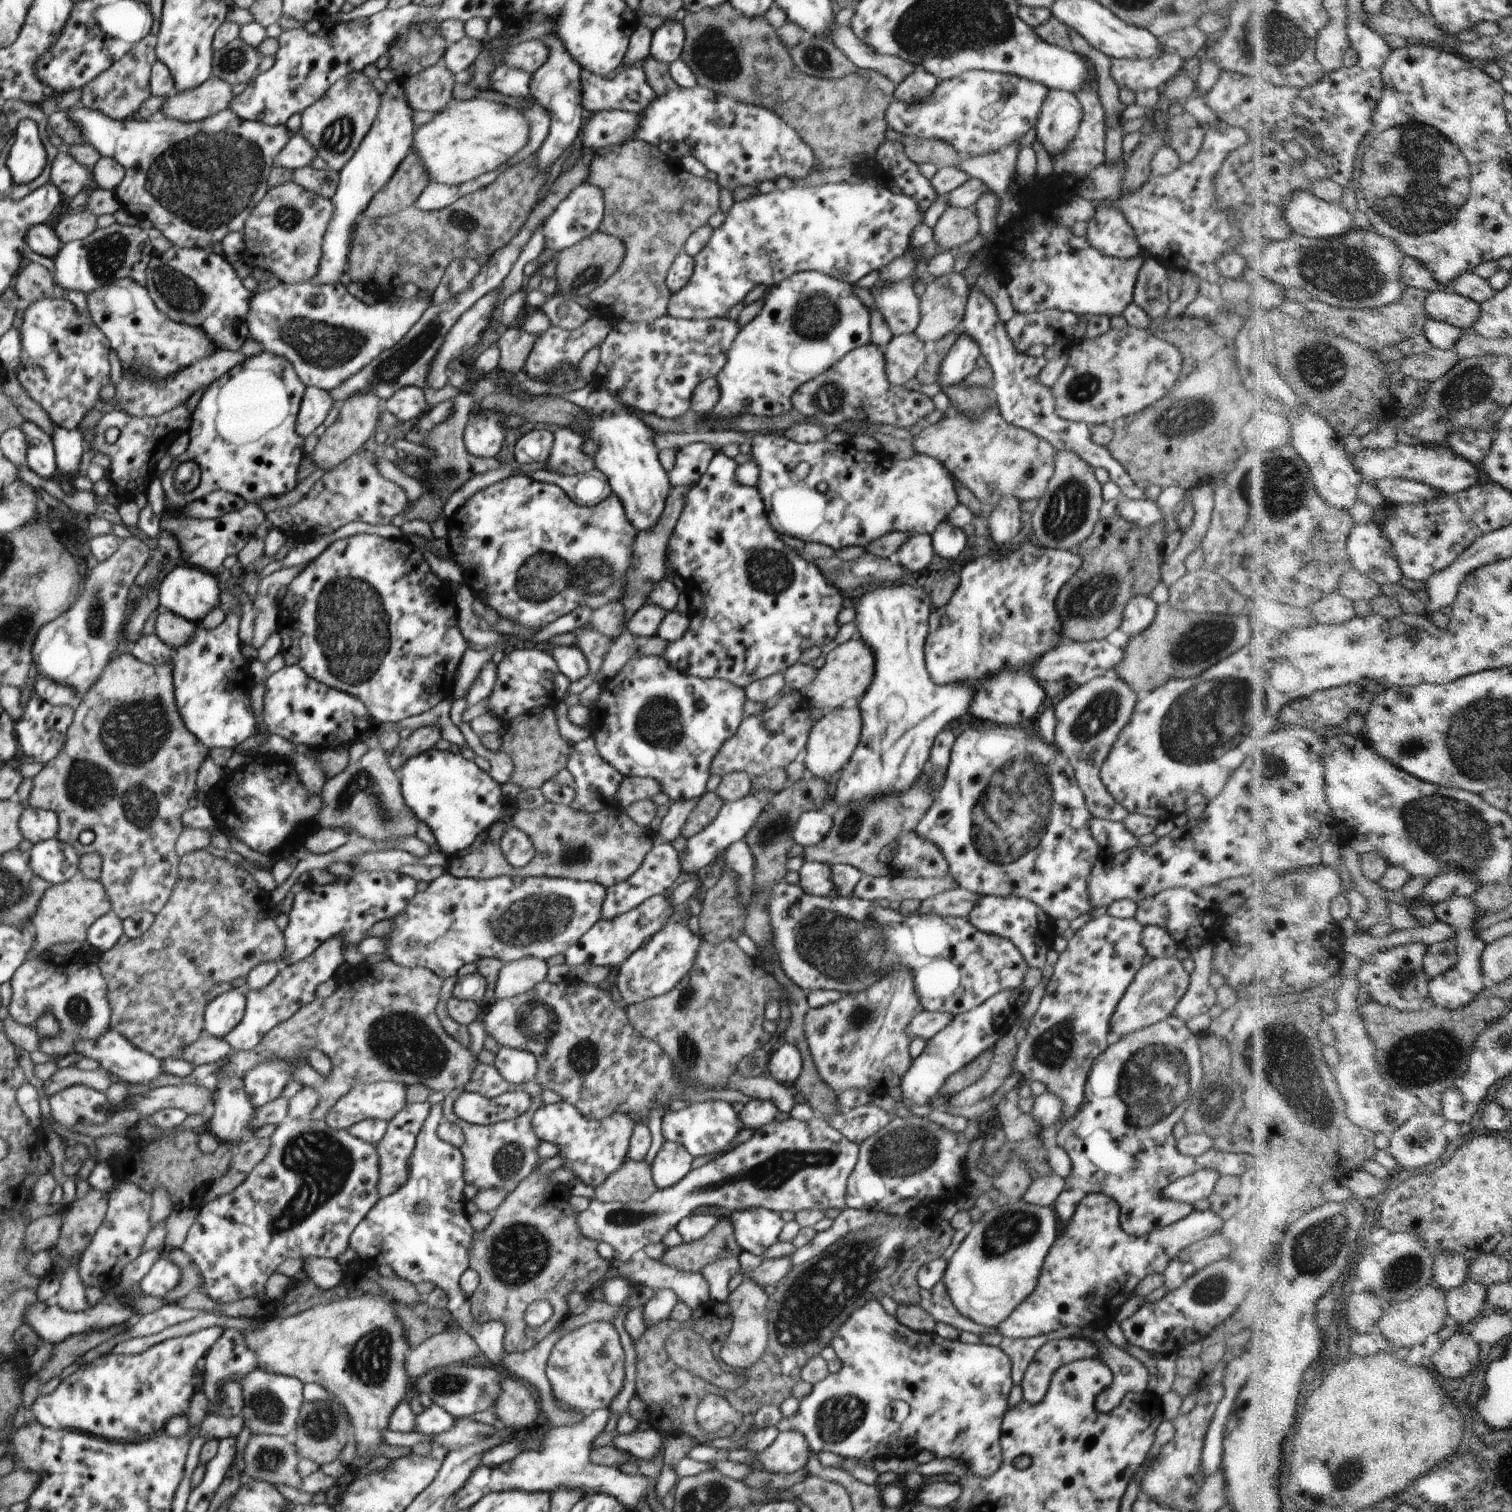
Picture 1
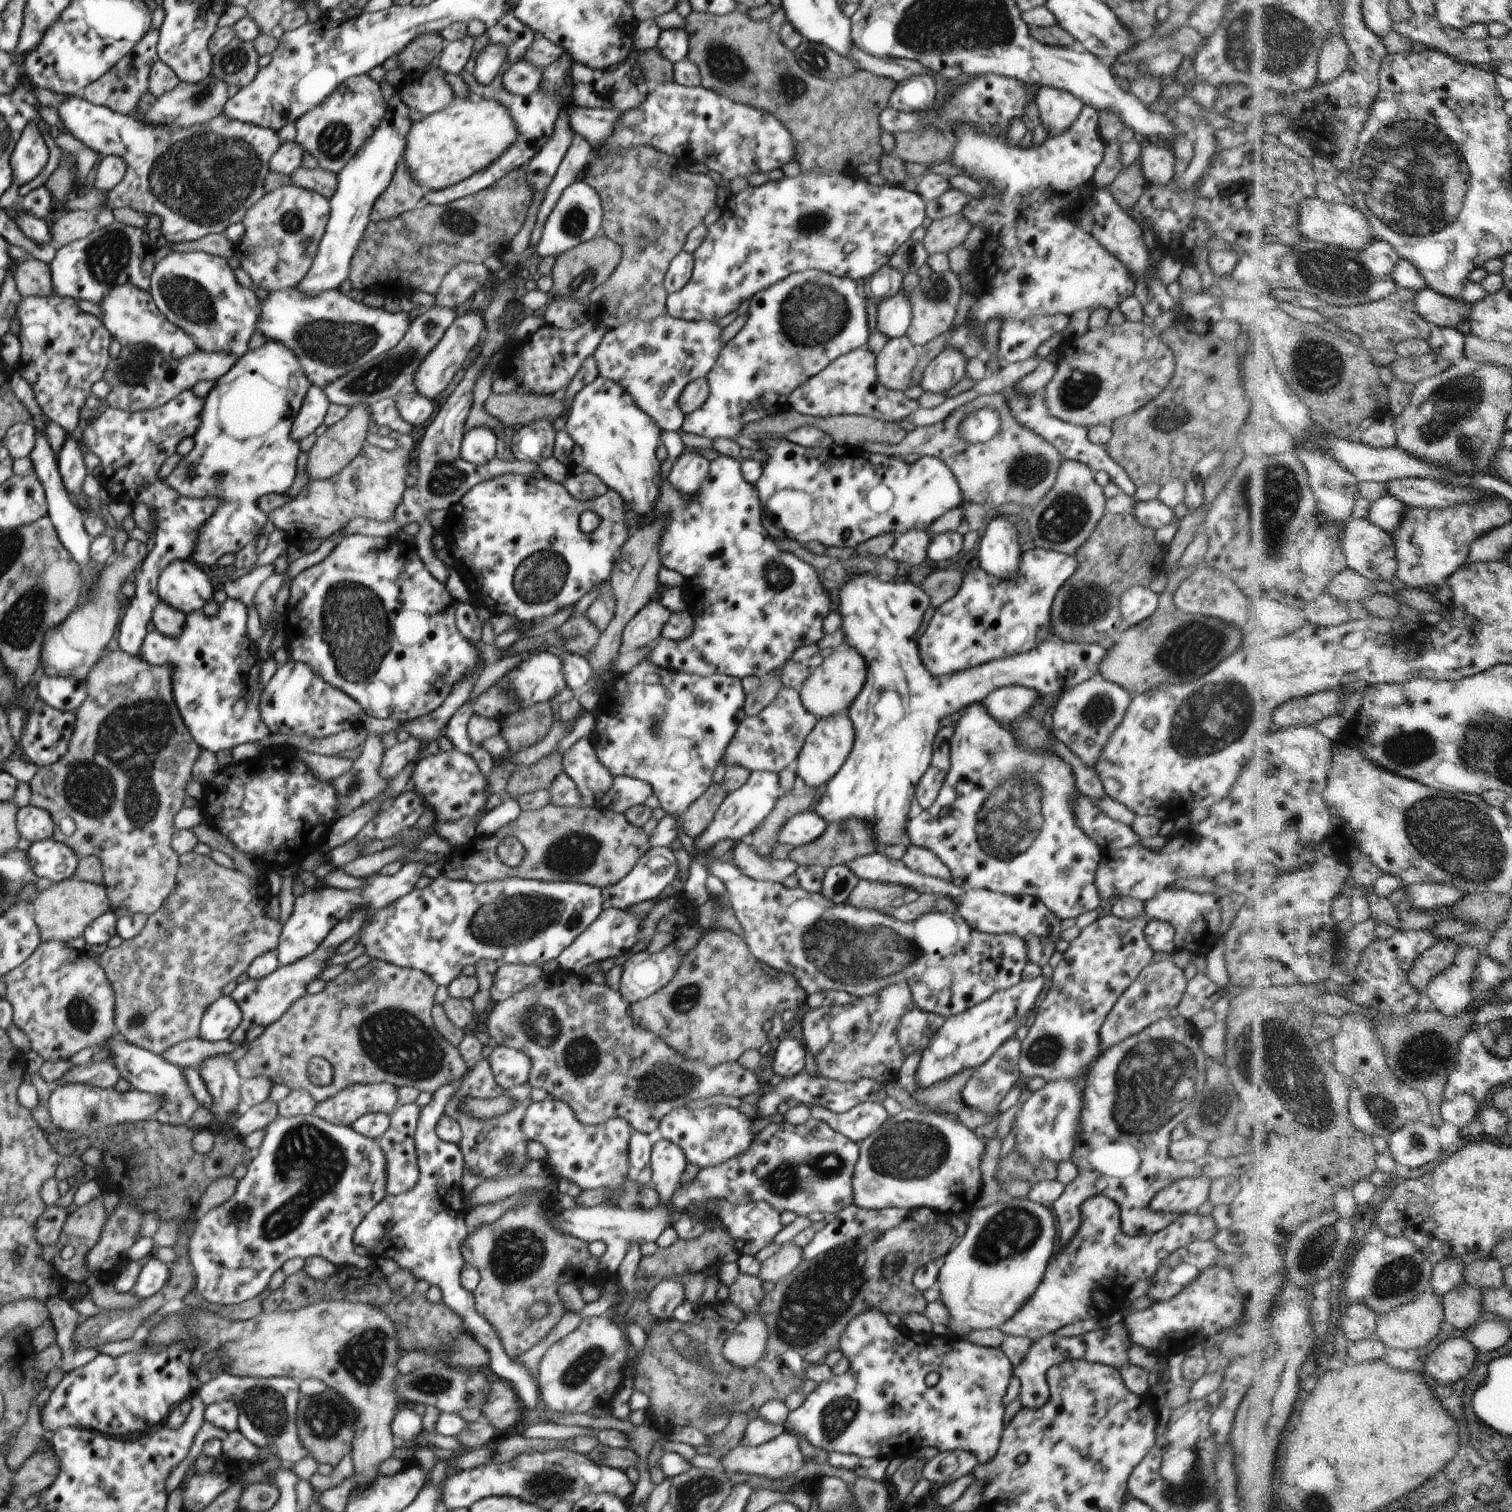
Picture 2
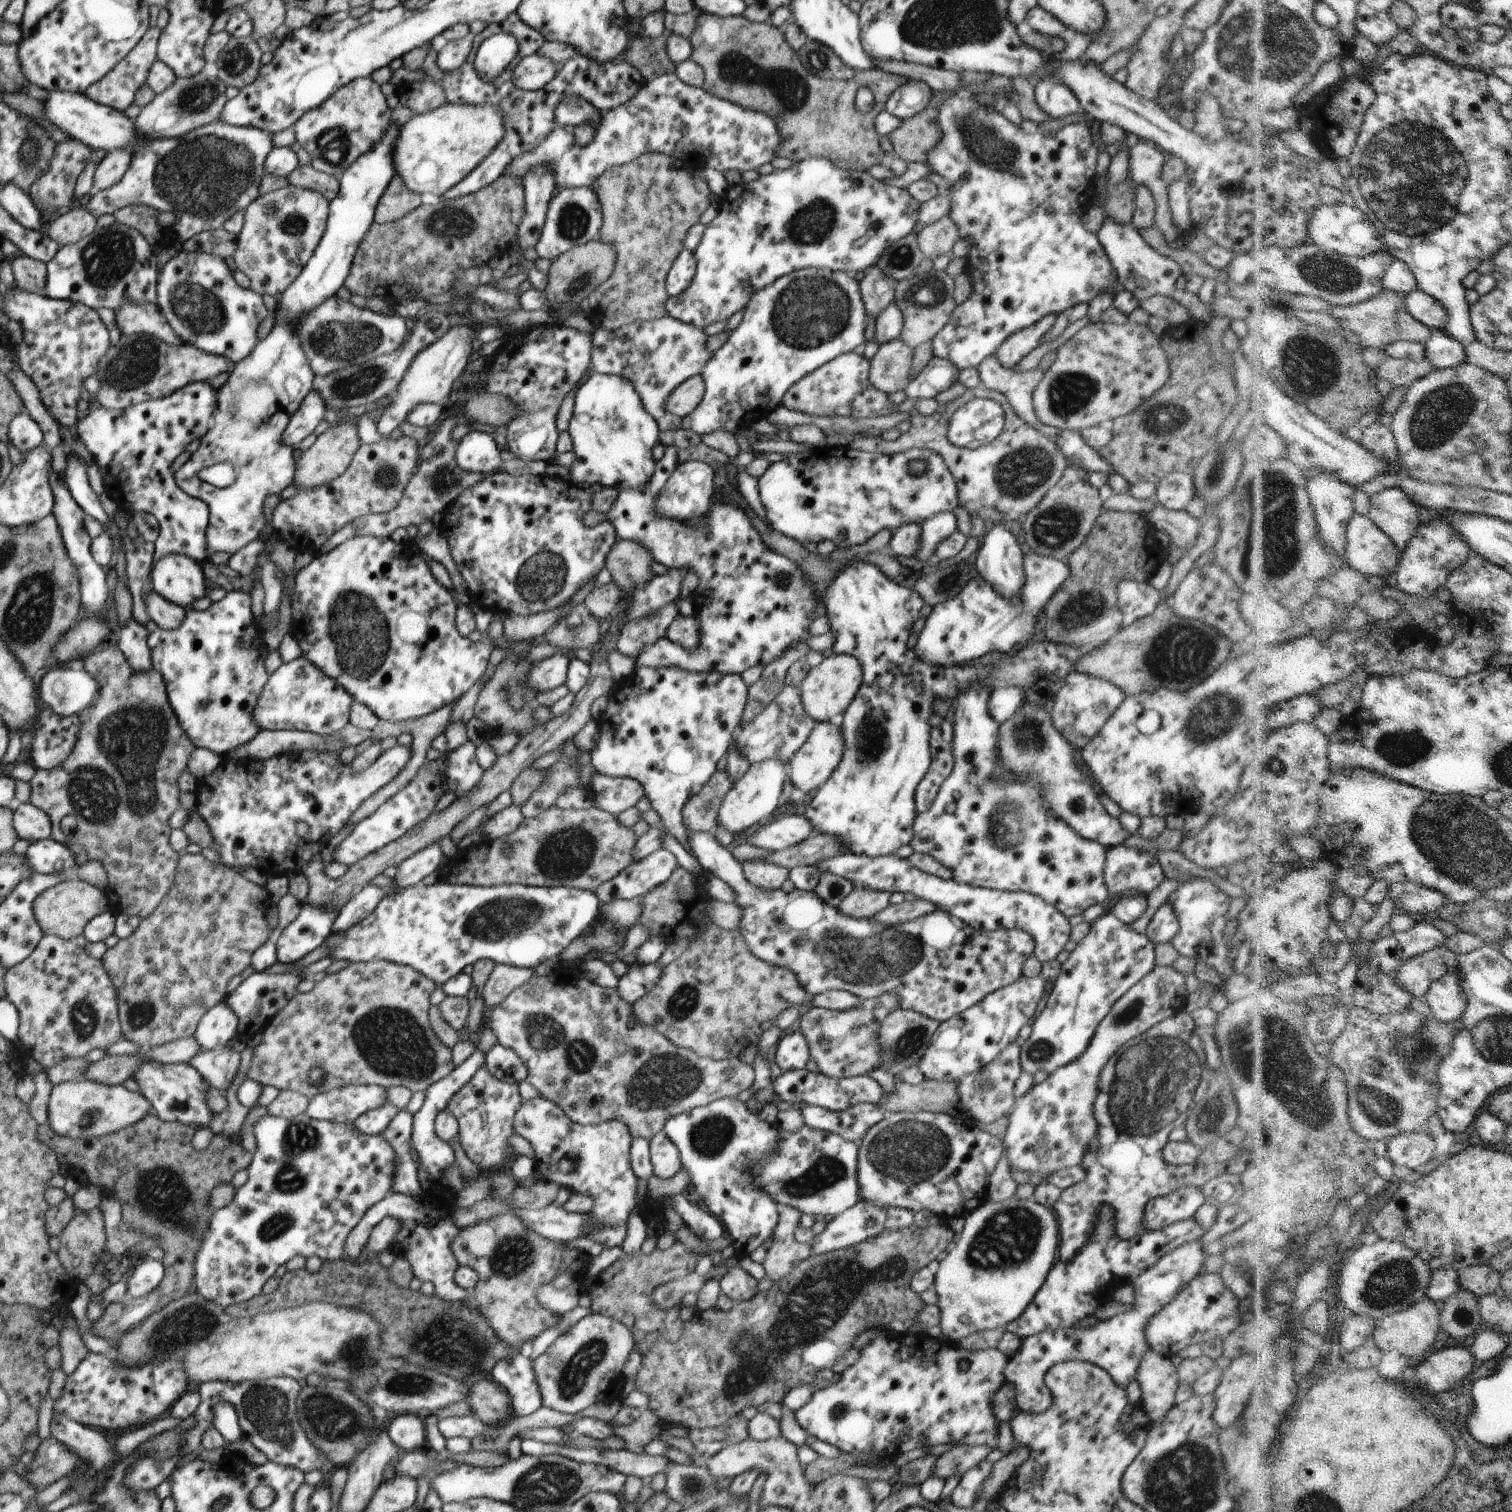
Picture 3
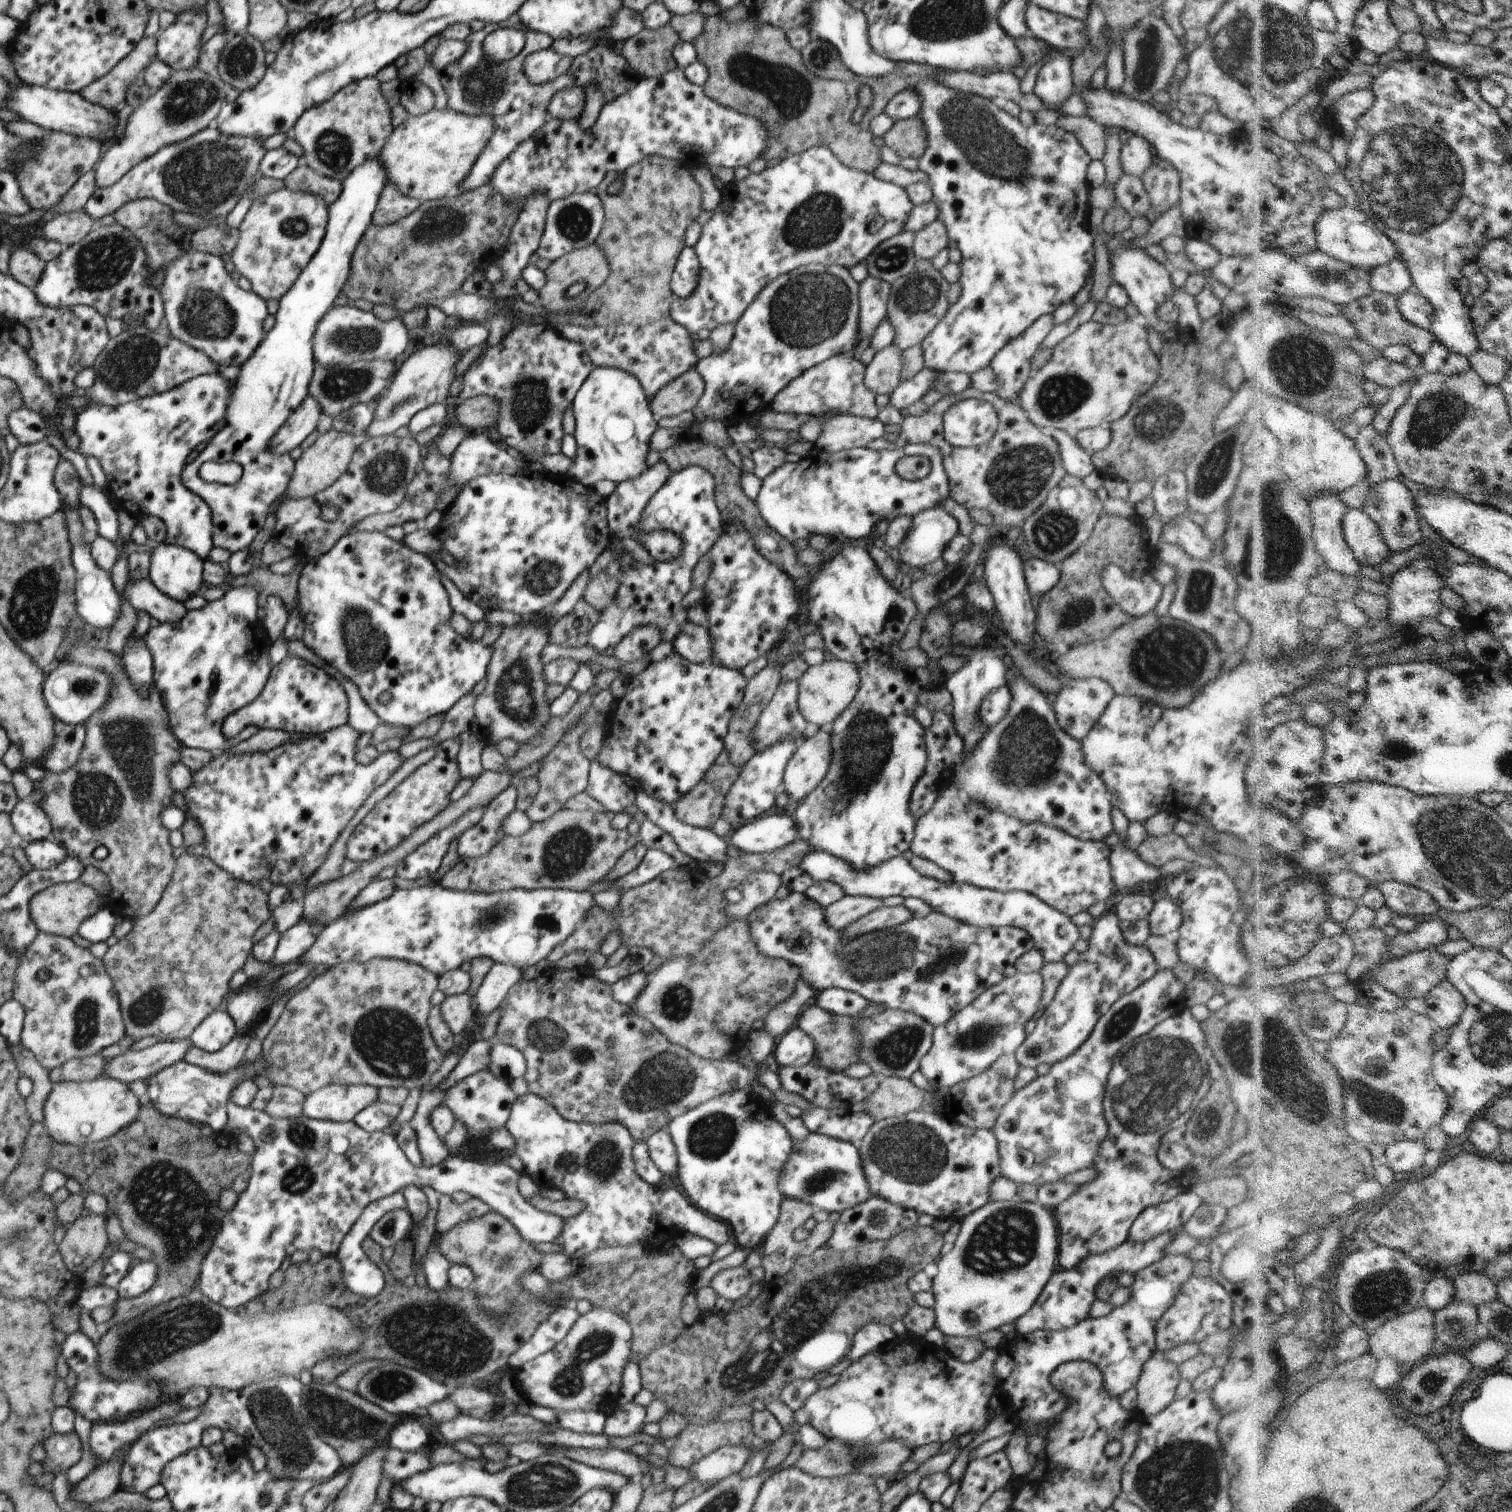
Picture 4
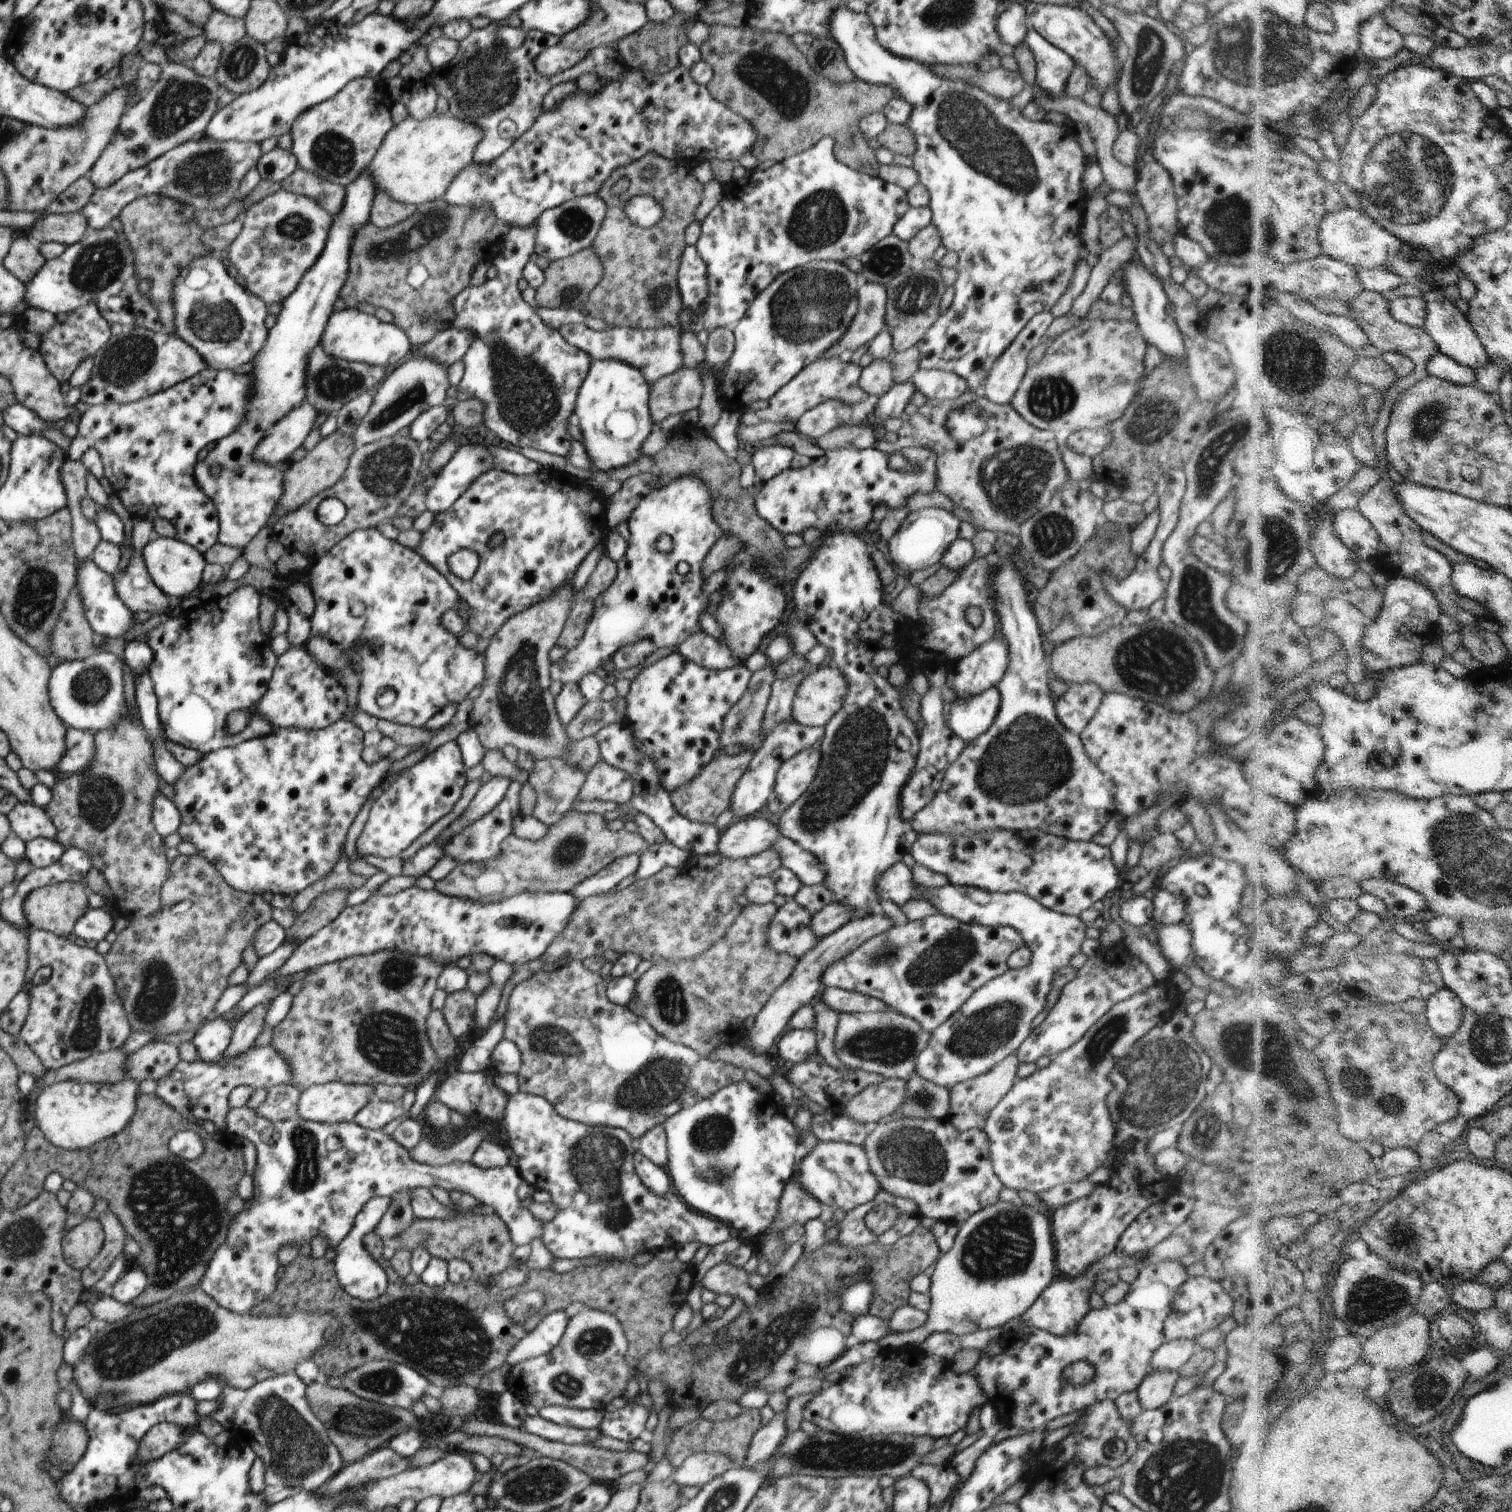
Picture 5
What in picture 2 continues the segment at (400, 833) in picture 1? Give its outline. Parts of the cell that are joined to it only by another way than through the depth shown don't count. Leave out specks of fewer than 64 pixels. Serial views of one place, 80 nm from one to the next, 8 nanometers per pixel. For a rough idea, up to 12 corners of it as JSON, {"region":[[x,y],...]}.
{"region":[[369,734],[352,768],[330,781],[340,819],[385,792],[382,736]]}

